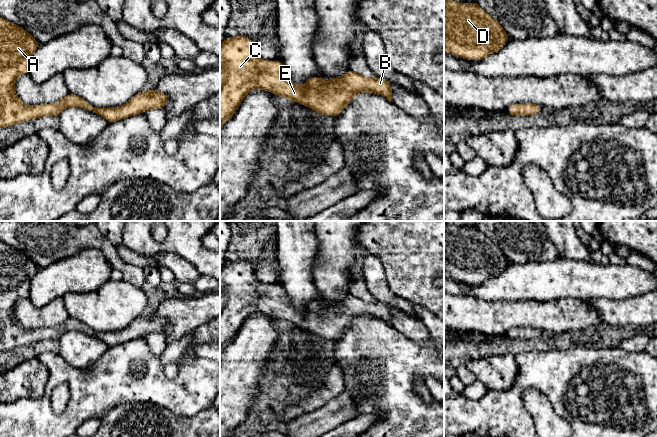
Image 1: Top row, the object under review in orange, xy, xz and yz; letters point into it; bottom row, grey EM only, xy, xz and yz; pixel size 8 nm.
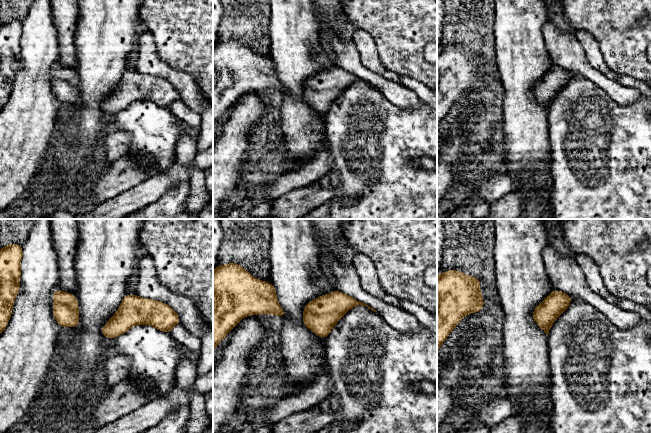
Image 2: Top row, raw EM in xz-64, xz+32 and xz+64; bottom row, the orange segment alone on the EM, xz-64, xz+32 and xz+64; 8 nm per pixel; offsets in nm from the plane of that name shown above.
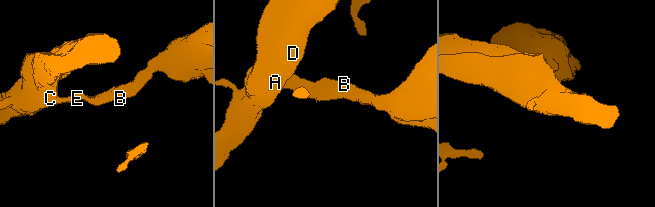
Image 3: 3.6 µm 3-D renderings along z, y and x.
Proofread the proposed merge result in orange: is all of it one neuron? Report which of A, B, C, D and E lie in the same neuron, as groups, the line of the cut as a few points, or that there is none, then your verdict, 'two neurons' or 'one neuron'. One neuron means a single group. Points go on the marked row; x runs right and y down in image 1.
A B C D E; no cut; one neuron

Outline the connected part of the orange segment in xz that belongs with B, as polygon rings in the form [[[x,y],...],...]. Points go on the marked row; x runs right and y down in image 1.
[[[248,36],[226,37],[220,45],[220,127],[235,113],[244,97],[254,89],[270,91],[278,97],[288,97],[292,101],[310,107],[325,116],[338,116],[354,95],[371,92],[392,100],[390,83],[383,78],[366,78],[351,70],[343,76],[322,80],[309,78],[304,86],[294,84],[281,61],[260,59]]]

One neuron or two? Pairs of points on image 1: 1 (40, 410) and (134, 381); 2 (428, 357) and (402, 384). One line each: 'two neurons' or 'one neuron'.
1: one neuron
2: one neuron

